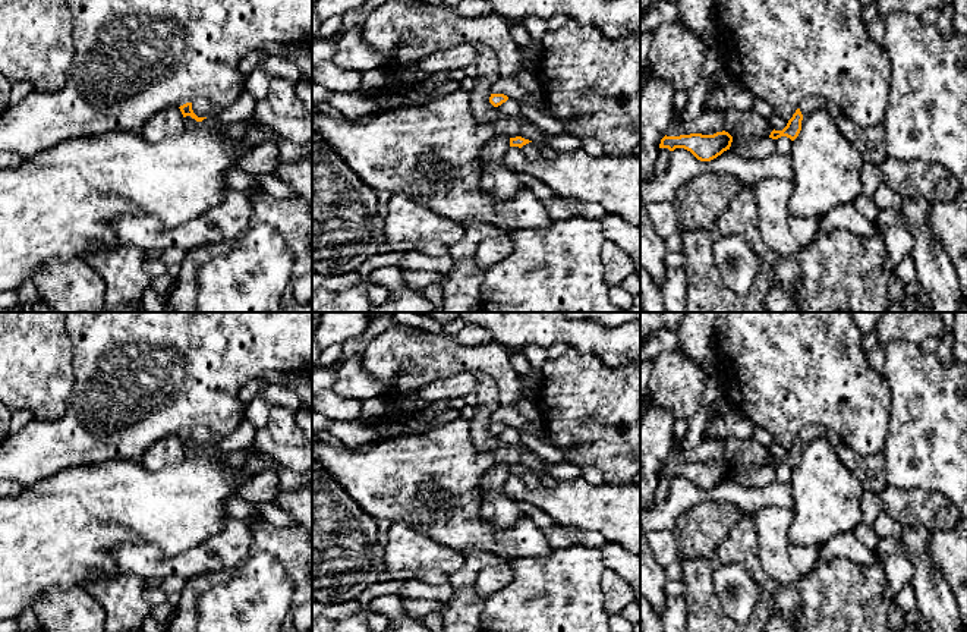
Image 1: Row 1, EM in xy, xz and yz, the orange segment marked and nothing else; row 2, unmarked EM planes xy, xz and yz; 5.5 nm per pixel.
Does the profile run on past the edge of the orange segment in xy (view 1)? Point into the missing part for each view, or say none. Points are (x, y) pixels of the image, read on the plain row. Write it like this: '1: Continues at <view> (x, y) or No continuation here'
1: No continuation here

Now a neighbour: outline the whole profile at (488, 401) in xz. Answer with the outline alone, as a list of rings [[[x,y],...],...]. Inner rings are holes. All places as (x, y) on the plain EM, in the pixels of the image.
[[[476,374],[475,381],[478,406],[475,408],[475,415],[470,419],[470,438],[475,447],[481,452],[497,450],[505,446],[489,431],[489,425],[492,422],[491,415],[500,406],[498,389],[494,378],[484,374]]]

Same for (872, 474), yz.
[[[844,441],[835,449],[842,463],[860,477],[864,490],[879,494],[886,487],[882,453],[878,456],[860,456]]]

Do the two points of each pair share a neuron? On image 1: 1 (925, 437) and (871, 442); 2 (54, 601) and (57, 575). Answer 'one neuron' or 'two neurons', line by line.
1: two neurons
2: two neurons

